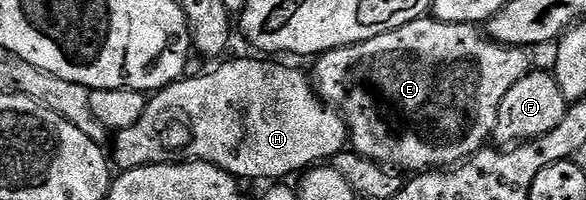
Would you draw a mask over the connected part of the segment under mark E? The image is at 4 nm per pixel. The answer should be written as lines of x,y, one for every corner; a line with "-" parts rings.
423,17
416,21
408,21
408,25
400,25
400,29
395,31
380,33
368,41
360,41
347,47
337,47
331,51
325,51
323,55
317,56
315,63
318,64
315,65
314,71
312,70
312,82
318,94
322,96
322,101
329,103
345,119
348,143
356,154
390,169
421,173
435,169
449,169
487,146
488,140
494,133
496,117
500,109
500,101
504,101
504,93
508,93
508,89
512,89
512,85
516,85
516,81
520,81
520,77
524,77
532,70
530,55
531,52
527,48
506,47
503,43
495,43
475,24
445,23
433,17

